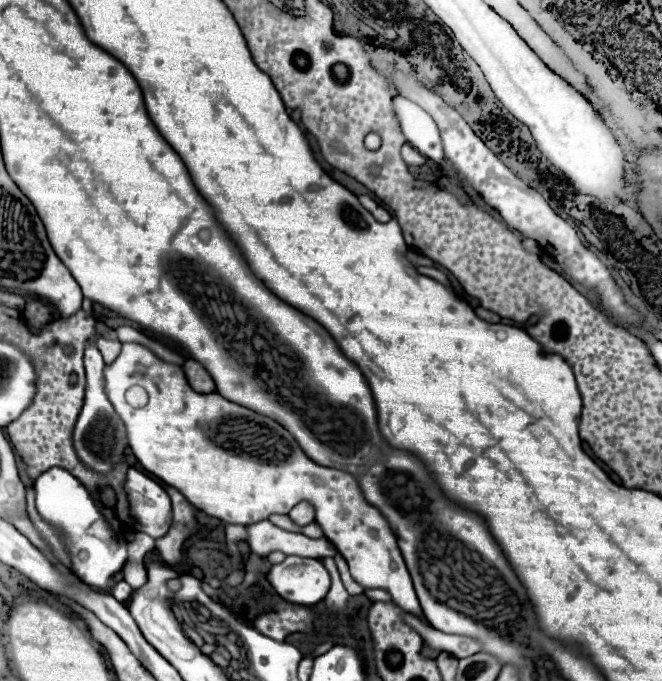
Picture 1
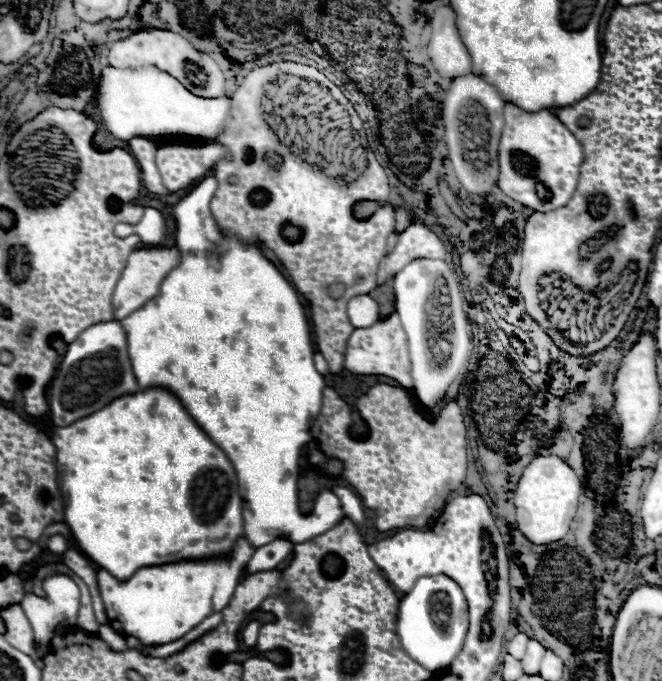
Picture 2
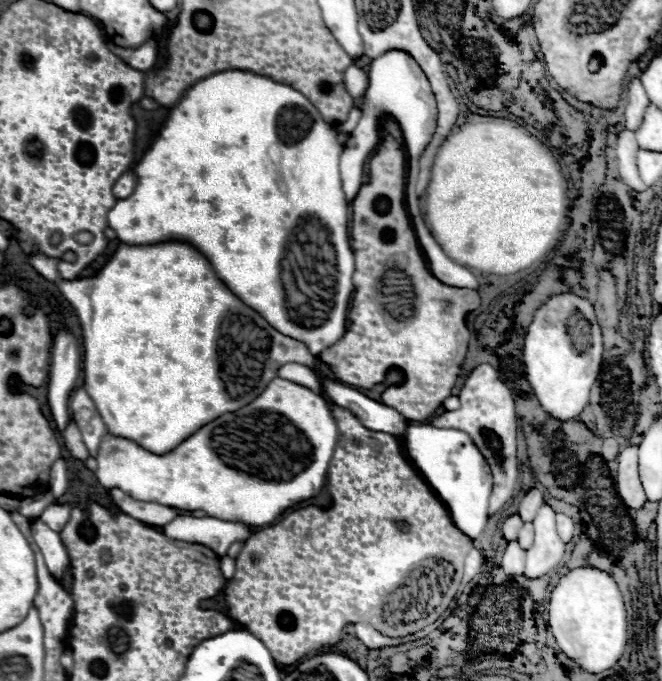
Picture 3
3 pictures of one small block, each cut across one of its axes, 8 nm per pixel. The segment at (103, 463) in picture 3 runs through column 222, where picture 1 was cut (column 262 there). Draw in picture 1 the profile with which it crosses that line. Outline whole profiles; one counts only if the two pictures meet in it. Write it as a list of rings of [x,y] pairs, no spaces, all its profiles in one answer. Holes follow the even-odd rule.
[[[124,344],[120,356],[104,368],[106,378],[106,394],[110,402],[114,404],[116,412],[126,424],[128,440],[134,456],[138,462],[158,476],[164,484],[176,488],[188,502],[192,502],[196,508],[204,510],[210,516],[216,516],[228,524],[254,524],[260,520],[266,520],[270,514],[288,514],[294,504],[306,500],[314,504],[316,508],[316,522],[322,526],[324,536],[338,548],[338,552],[344,556],[344,560],[350,566],[352,578],[364,588],[382,588],[392,594],[392,600],[406,612],[414,616],[422,616],[410,574],[404,566],[402,554],[396,544],[396,536],[390,530],[388,520],[382,516],[378,508],[366,502],[358,480],[342,470],[318,466],[312,462],[304,450],[298,446],[292,434],[288,434],[286,428],[282,428],[278,422],[274,422],[268,416],[262,416],[250,408],[238,406],[220,394],[198,394],[194,392],[186,376],[182,372],[182,366],[170,364],[160,360],[156,354],[152,354],[146,346],[140,344]],[[130,386],[142,386],[148,392],[148,404],[142,408],[128,406],[124,394]]]

